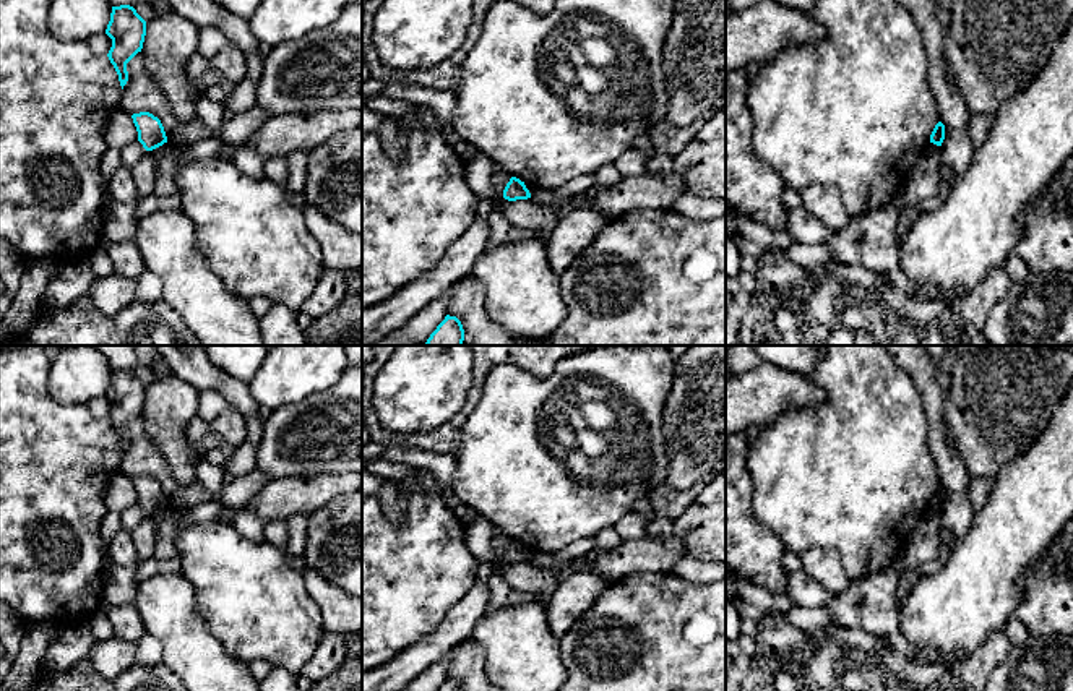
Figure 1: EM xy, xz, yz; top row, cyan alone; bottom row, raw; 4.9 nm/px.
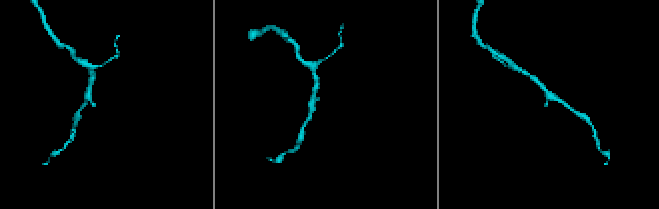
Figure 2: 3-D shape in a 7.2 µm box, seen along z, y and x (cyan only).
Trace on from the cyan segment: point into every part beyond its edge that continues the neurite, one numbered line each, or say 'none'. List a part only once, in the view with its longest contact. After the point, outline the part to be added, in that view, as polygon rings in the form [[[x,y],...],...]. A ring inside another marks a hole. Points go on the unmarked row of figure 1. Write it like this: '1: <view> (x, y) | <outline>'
none

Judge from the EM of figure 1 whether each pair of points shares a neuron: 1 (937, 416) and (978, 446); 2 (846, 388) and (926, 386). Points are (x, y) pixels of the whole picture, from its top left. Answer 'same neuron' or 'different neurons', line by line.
1: different neurons
2: different neurons

